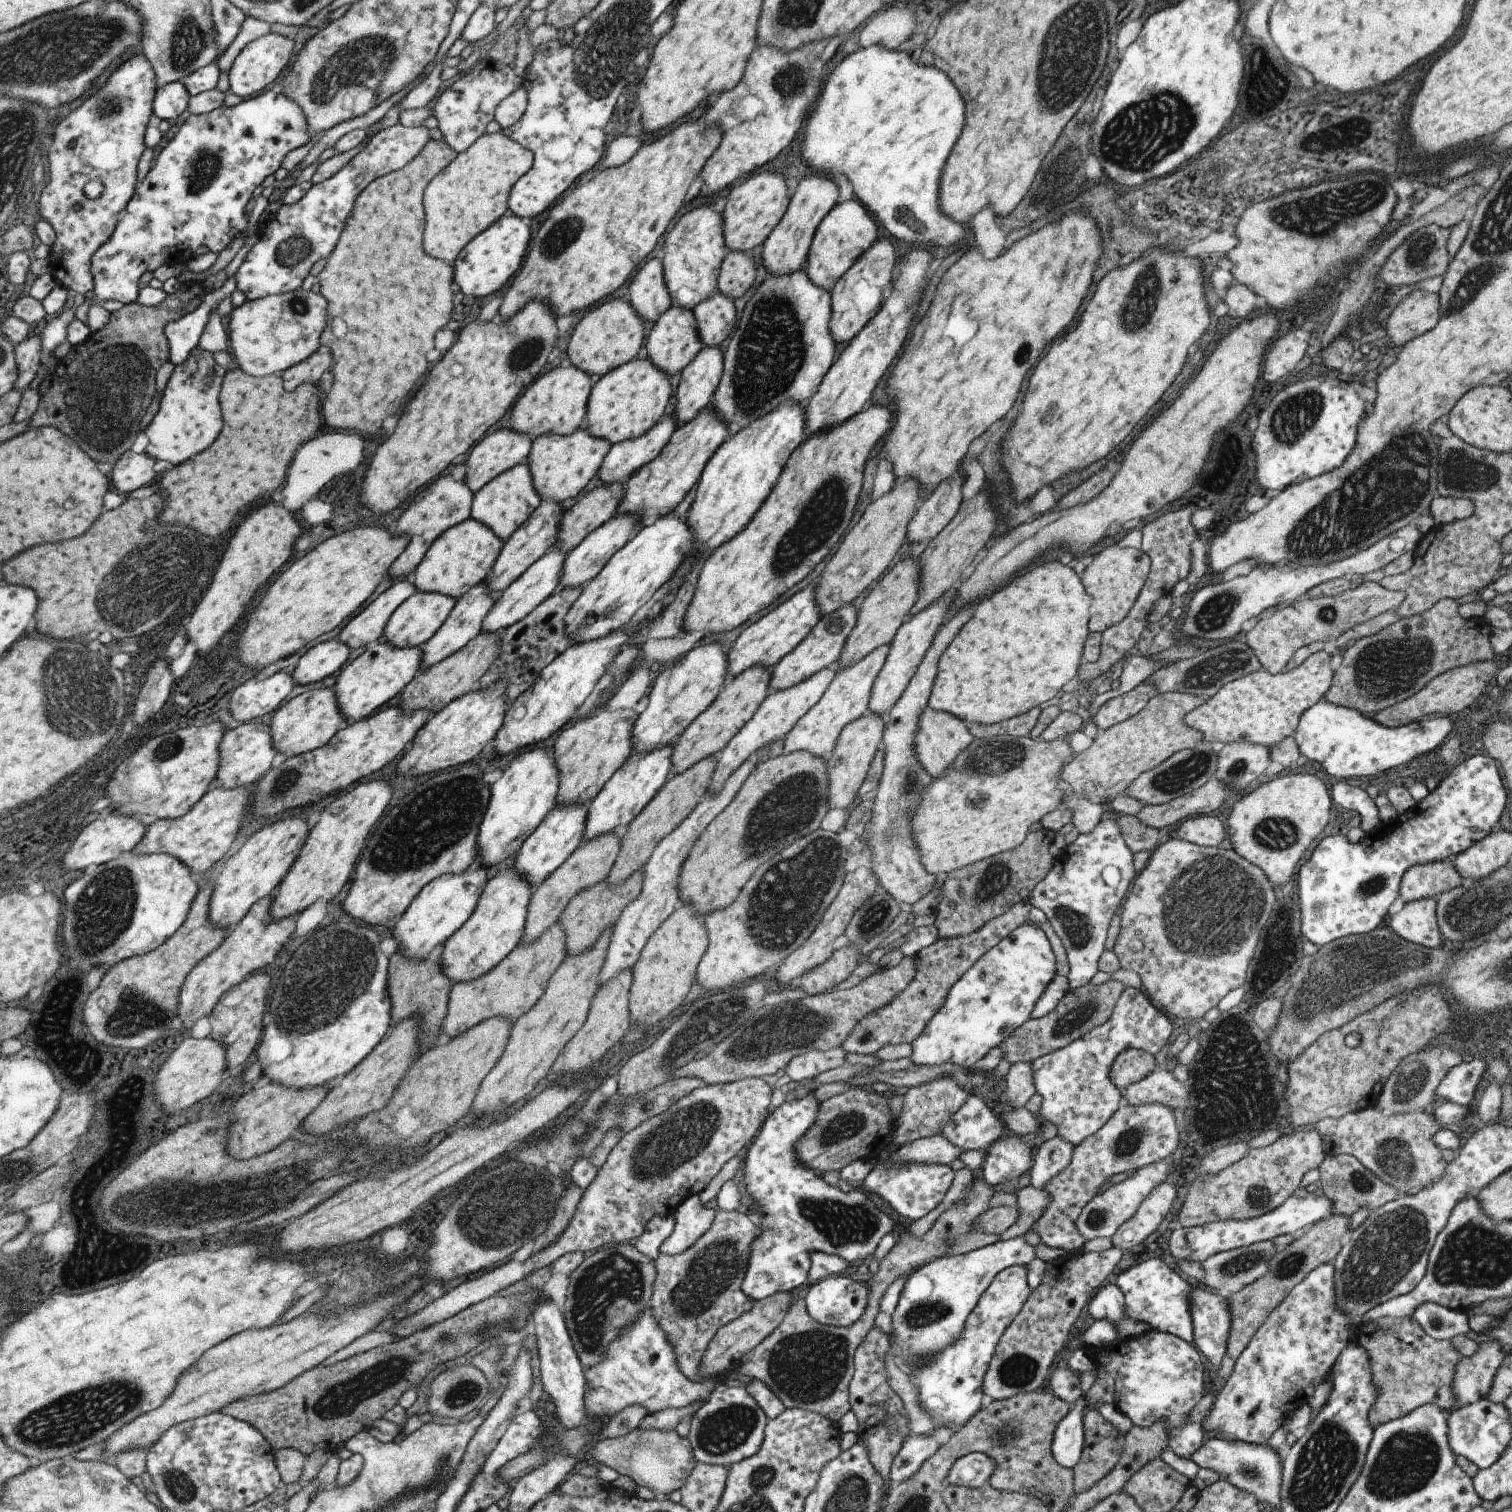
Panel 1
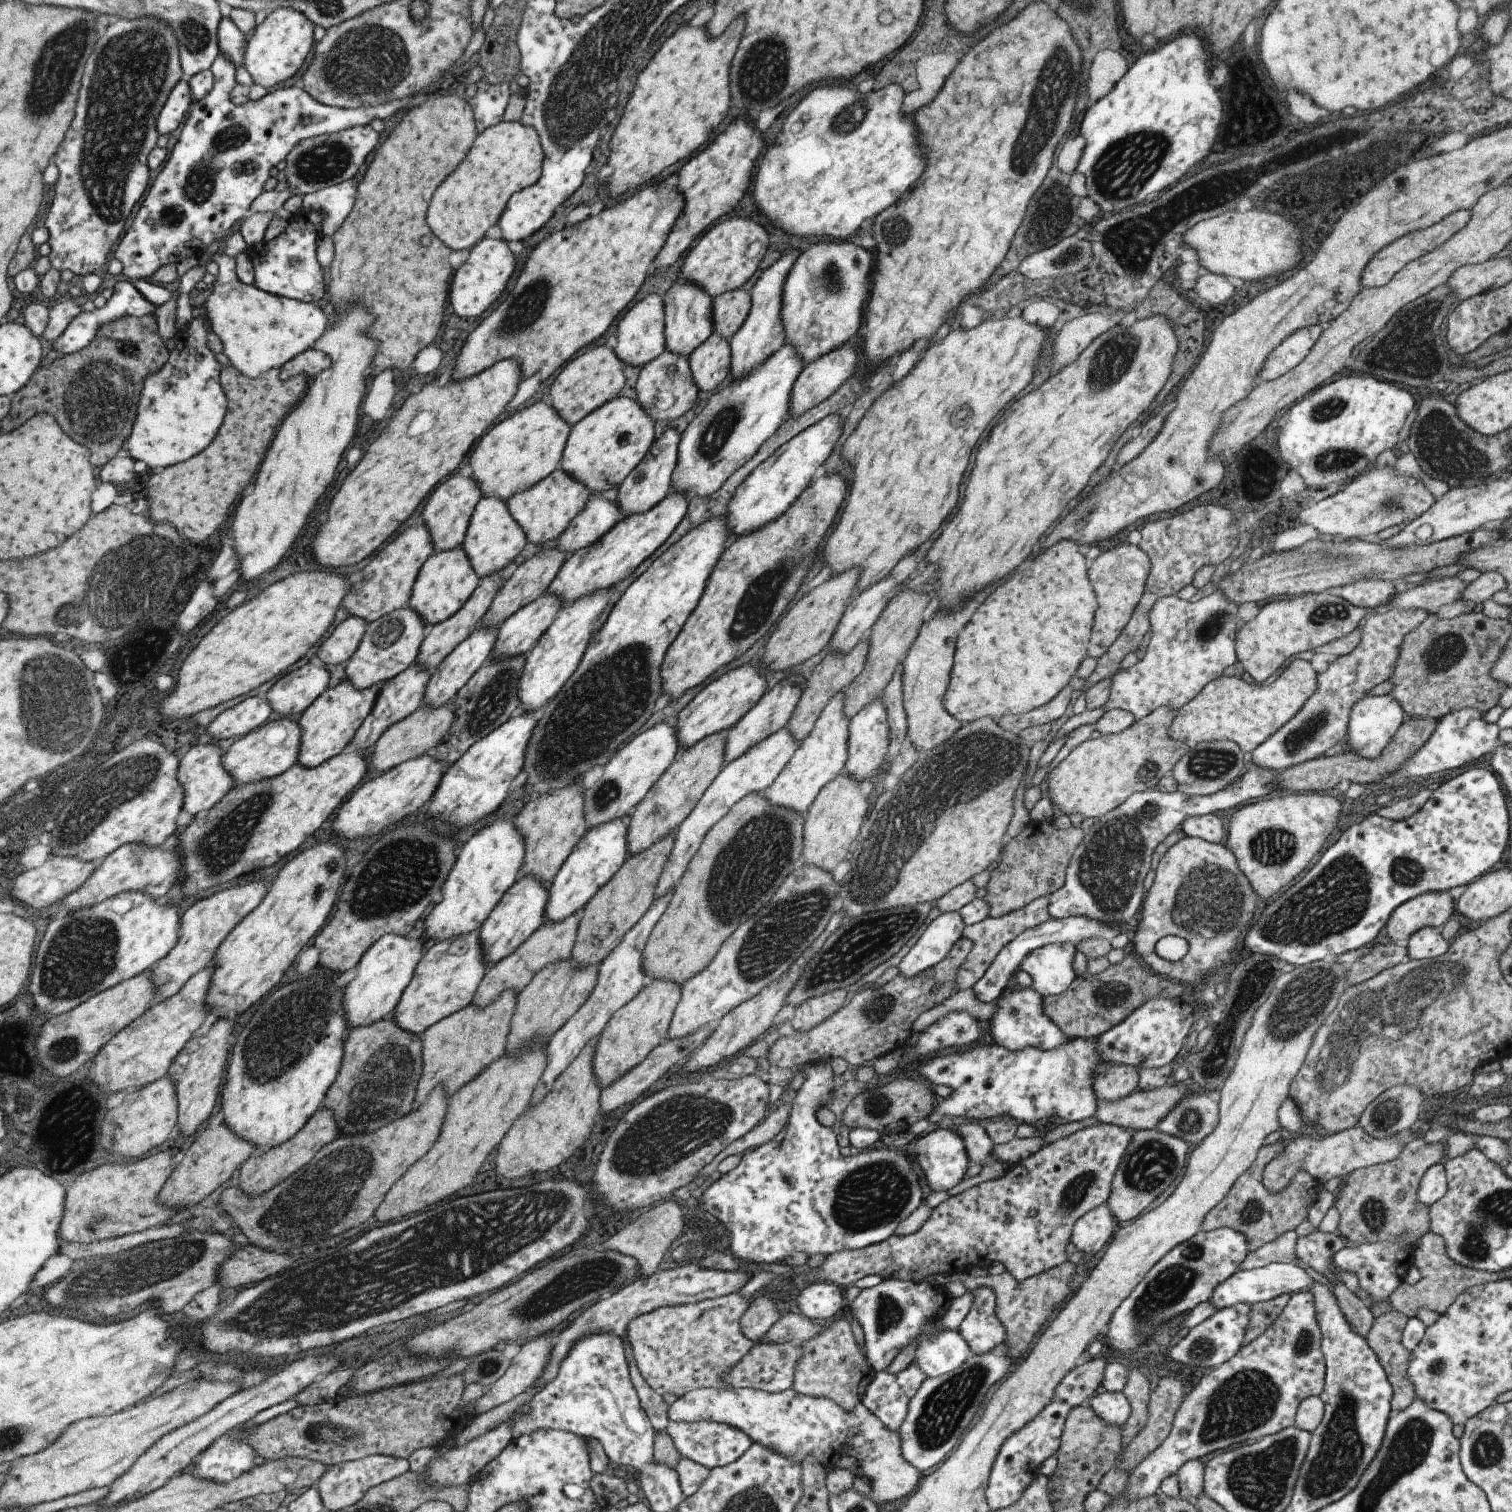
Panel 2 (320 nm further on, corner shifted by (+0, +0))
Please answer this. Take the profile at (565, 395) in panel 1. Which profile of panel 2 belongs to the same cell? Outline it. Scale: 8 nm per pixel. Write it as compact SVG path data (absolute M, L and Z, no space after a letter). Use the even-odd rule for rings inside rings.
M533 404L491 426L471 450L470 478L481 497L506 501L516 492L530 489L558 468L559 459L571 427L545 404Z

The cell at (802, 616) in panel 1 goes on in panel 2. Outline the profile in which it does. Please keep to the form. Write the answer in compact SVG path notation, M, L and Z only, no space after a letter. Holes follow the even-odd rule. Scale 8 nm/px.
M749 663L709 682L676 716L673 726L679 746L678 752L688 749L710 734L729 730L763 696L764 679L755 664Z

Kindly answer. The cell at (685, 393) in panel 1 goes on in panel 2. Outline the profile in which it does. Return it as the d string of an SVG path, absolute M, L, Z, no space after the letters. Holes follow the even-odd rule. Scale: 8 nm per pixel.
M675 427L666 430L662 435L654 439L653 444L645 453L645 456L620 482L617 490L616 506L622 514L622 518L648 511L662 498L665 498L665 495L669 492L669 481L673 467L677 462L676 448L680 437L680 434L677 434L675 430Z

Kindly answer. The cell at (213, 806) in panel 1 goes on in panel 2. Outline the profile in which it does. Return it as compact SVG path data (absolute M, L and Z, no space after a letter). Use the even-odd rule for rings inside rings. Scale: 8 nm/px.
M129 843L105 857L92 872L81 888L66 896L62 904L72 913L87 907L92 907L107 899L129 891L147 892L157 901L169 894L169 890L177 883L183 860L171 852L161 848L145 848L146 843Z

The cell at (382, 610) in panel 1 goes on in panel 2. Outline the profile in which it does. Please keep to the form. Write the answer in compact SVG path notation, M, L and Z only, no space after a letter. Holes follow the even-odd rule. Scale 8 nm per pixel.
M347 617L339 622L314 654L316 660L329 664L339 664L348 660L356 652L367 624L363 619Z

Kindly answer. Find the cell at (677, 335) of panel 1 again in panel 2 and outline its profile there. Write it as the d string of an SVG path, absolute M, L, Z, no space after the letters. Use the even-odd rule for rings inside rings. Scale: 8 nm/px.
M664 350L640 368L635 383L635 401L655 424L667 422L667 420L671 422L683 416L693 406L697 391L687 357L680 357L671 351Z

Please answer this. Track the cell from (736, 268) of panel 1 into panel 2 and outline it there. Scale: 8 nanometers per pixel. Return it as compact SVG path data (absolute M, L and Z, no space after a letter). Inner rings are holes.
M735 289L712 300L712 332L729 340L741 326L750 309L750 294Z

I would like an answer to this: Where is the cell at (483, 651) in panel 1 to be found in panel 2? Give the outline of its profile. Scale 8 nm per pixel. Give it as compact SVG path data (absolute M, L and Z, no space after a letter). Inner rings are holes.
M451 702L436 709L429 709L428 705L421 704L409 716L389 726L373 746L370 755L373 770L381 774L406 760L432 751L434 746L441 742L441 737L445 736L446 730L449 730L450 722L453 722L453 709Z

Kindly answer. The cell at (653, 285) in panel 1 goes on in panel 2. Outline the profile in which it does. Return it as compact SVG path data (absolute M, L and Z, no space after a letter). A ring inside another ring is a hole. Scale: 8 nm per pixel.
M651 294L644 297L619 322L619 326L616 328L616 344L611 350L623 366L639 366L641 368L664 351L664 304L660 296Z

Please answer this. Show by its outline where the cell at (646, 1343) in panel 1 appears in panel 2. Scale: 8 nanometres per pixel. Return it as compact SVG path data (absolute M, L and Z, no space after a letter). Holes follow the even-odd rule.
M791 1387L782 1390L778 1393L768 1393L759 1389L746 1389L746 1388L723 1388L723 1389L695 1389L694 1391L686 1392L684 1395L677 1397L674 1402L667 1407L666 1415L669 1421L694 1423L698 1421L715 1421L716 1423L726 1424L727 1426L739 1429L745 1433L752 1443L757 1443L762 1447L768 1447L769 1450L776 1451L780 1455L786 1455L788 1459L796 1459L797 1463L802 1463L803 1459L813 1457L822 1467L827 1470L834 1468L843 1468L847 1472L851 1472L855 1476L863 1476L869 1481L870 1492L868 1497L879 1507L881 1504L889 1504L895 1500L904 1500L909 1493L911 1493L919 1480L919 1471L909 1465L908 1462L902 1457L900 1449L900 1440L898 1430L889 1430L868 1408L863 1406L861 1401L857 1401L852 1411L842 1409L836 1402L830 1401L828 1398L811 1397L801 1393L796 1393Z

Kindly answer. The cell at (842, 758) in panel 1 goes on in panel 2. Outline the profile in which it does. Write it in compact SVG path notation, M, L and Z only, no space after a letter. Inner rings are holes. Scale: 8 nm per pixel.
M841 772L817 793L803 814L802 852L800 854L802 864L831 873L833 868L847 857L858 836L859 826L864 822L867 814L866 798L863 798L859 792L859 785L862 782Z

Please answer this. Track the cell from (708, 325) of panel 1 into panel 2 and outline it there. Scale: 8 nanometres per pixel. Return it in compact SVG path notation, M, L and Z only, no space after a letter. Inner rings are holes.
M712 333L689 356L688 365L698 390L717 390L729 378L728 340Z

